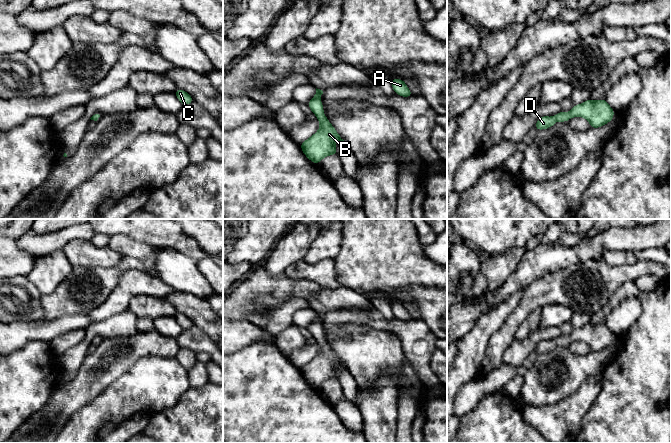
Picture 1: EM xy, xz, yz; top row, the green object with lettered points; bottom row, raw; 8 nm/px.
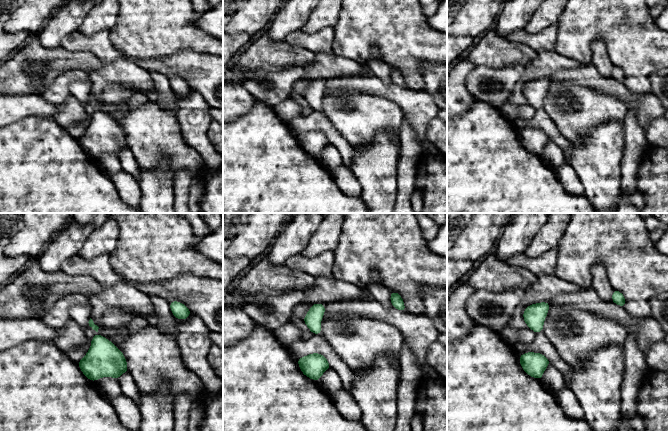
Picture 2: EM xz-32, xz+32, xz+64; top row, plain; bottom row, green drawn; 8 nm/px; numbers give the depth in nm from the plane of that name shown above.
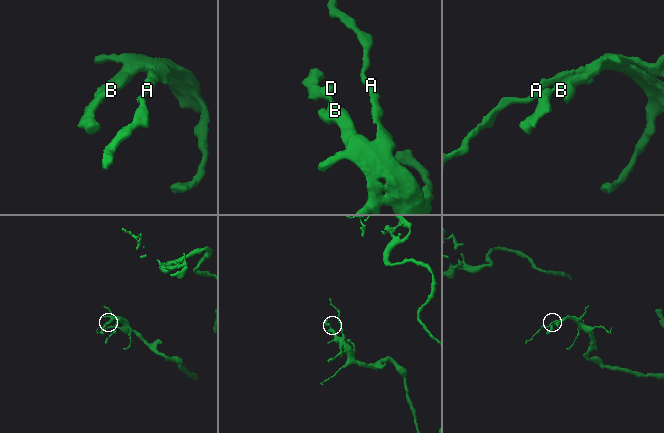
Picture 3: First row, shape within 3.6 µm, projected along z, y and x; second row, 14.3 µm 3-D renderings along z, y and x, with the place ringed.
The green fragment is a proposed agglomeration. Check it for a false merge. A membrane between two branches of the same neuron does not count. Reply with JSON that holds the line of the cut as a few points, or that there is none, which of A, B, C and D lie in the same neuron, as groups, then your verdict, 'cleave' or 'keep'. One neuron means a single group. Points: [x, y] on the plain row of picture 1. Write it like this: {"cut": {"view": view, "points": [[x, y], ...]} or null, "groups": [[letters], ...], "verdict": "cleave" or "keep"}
{"cut": null, "groups": [["A", "B", "C", "D"]], "verdict": "keep"}

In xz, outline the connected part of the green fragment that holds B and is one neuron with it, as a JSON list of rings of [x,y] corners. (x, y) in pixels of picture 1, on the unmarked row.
[[[316,312],[315,320],[307,327],[312,337],[314,337],[319,344],[319,354],[300,368],[305,380],[316,388],[319,388],[326,380],[333,378],[338,379],[337,372],[334,369],[335,365],[346,369],[342,361],[324,339],[323,328],[320,325],[322,318],[323,315]]]

